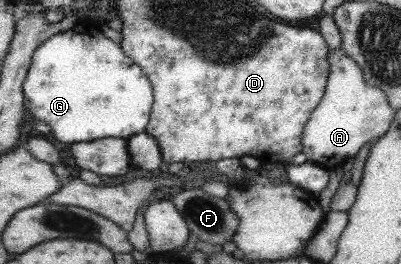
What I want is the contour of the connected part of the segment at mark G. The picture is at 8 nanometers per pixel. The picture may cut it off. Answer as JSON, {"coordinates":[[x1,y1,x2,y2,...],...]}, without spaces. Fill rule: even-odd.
{"coordinates":[[77,22,77,26,73,26,69,30,65,30,61,34,51,36,48,40,45,40,39,47,36,48,35,54,32,56,32,64,28,69,27,79,24,82,24,103,25,108,29,111,33,118,45,122,50,128,49,134,55,141,63,142,63,144,73,144,90,142,97,139,128,139,130,136,137,133,144,132,147,126,147,120,152,110,152,84,147,80,145,72,132,61,128,55,121,51,120,46,102,36,98,25,88,24,87,22]]}

